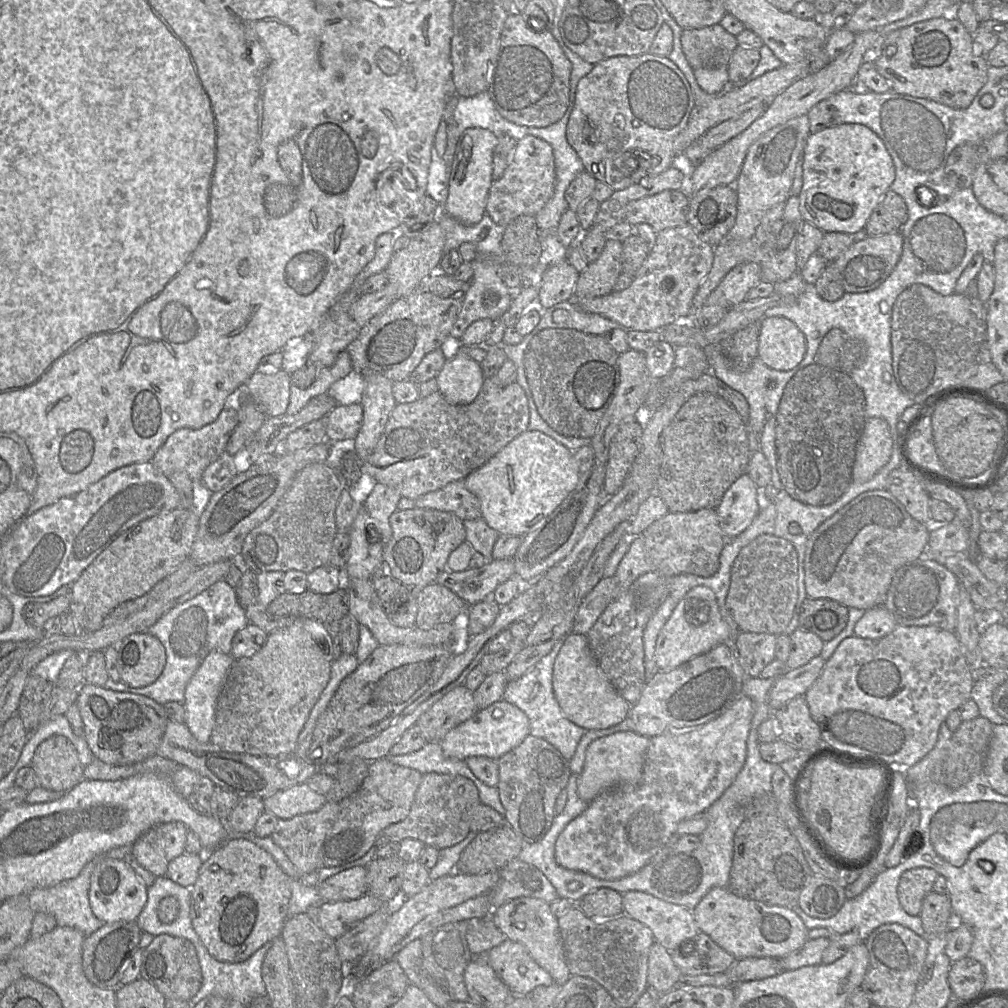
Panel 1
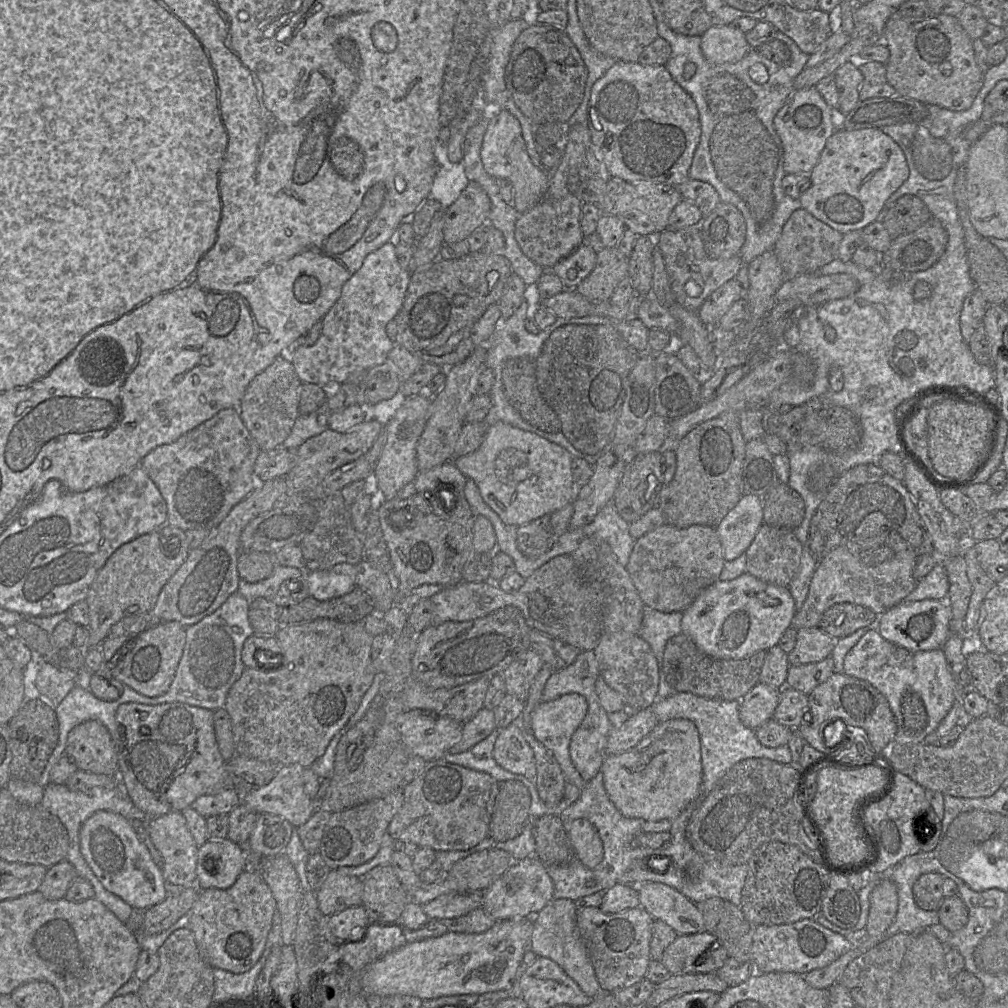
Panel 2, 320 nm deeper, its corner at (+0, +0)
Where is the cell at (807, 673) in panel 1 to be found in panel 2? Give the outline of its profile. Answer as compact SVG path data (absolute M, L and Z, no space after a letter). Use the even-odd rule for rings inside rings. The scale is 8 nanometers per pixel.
M756 684L740 700L739 716L743 725L756 730L772 719L780 701L780 690L767 684Z

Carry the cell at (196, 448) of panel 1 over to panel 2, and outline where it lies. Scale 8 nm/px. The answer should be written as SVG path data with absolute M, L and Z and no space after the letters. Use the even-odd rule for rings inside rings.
M226 408L209 420L201 423L172 443L157 446L140 462L162 494L168 510L167 524L184 531L192 529L211 530L230 511L255 490L257 479L254 473L256 459L261 449L243 423L239 408Z

